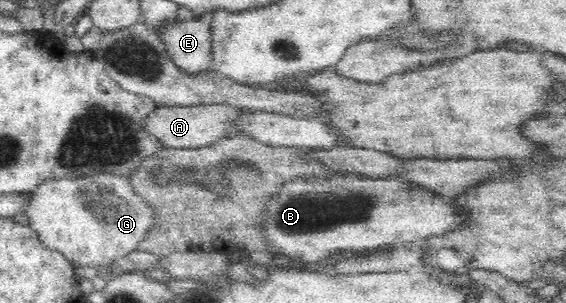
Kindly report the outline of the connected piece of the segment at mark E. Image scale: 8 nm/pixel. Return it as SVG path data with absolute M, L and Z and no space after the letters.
M199 18L180 20L159 30L167 54L186 75L202 75L212 70L211 25Z

